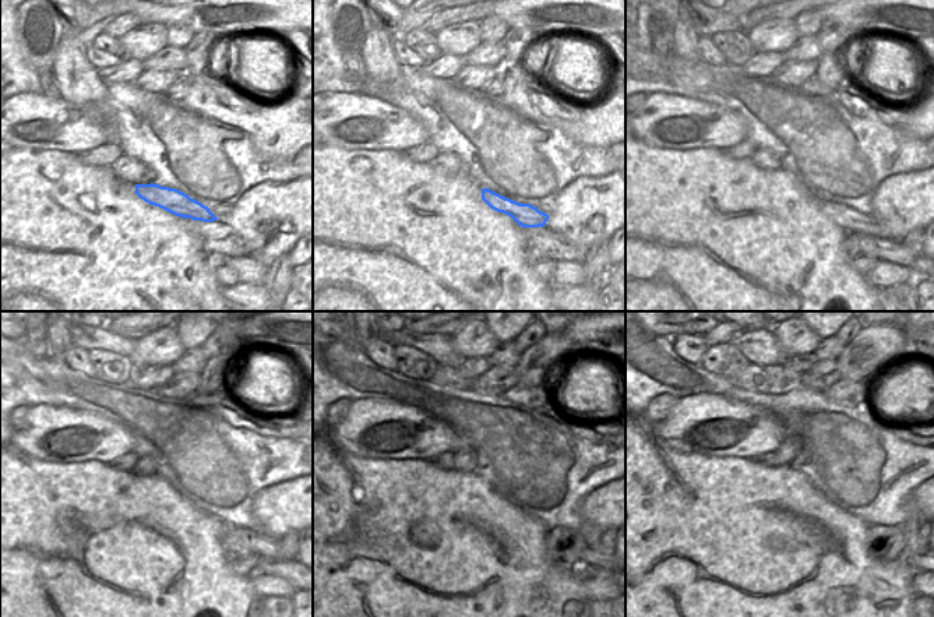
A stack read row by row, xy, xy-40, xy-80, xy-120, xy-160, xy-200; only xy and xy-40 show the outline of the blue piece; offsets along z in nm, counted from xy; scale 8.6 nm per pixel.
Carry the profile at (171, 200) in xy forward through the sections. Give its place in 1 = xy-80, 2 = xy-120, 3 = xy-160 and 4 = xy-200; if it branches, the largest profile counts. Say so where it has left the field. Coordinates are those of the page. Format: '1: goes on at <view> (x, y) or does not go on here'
1: goes on at xy-80 (846, 218)
2: goes on at xy-120 (238, 542)
3: goes on at xy-160 (591, 557)
4: goes on at xy-200 (909, 557)

